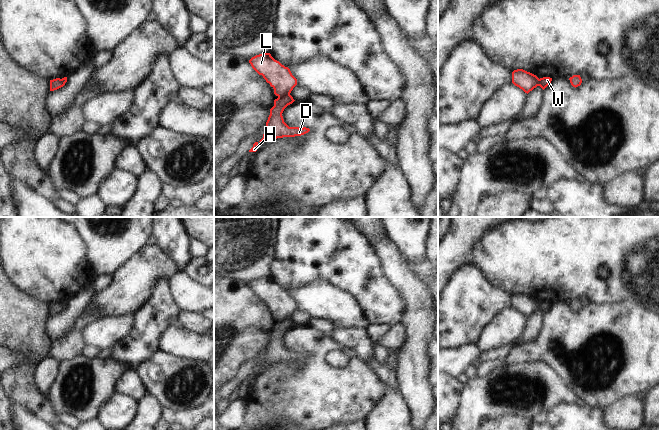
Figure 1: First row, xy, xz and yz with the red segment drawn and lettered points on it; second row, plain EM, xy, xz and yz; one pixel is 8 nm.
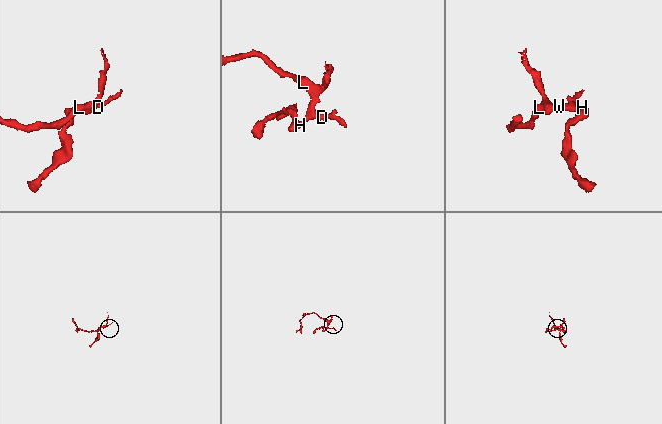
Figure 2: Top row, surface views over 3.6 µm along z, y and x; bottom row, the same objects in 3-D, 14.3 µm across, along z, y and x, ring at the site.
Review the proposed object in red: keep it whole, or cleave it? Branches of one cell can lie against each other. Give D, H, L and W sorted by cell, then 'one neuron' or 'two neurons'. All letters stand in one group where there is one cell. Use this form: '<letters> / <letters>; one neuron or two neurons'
D H W / L; two neurons

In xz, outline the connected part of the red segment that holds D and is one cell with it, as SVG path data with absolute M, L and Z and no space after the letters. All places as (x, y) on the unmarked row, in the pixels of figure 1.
M286 318L274 324L274 330L270 333L270 339L266 346L263 362L259 366L264 367L271 363L301 360L310 355L310 353L306 351L289 351L284 346L282 337L284 333L294 325L290 318Z

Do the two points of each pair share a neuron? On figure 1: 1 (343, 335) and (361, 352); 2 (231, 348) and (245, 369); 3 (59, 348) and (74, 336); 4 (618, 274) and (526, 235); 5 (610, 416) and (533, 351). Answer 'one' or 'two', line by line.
1: one
2: two
3: one
4: one
5: two

